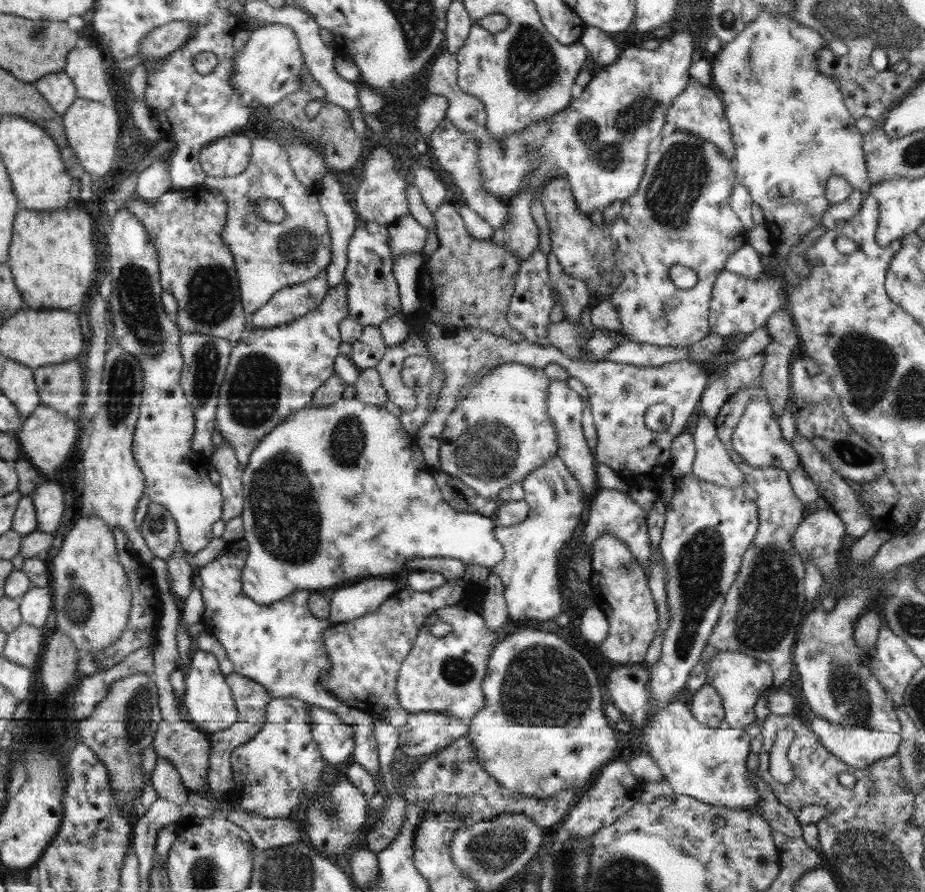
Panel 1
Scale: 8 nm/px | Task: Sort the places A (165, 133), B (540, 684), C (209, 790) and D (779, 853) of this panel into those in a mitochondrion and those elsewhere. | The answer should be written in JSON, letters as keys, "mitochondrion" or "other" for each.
{"A":"other","B":"mitochondrion","C":"other","D":"other"}

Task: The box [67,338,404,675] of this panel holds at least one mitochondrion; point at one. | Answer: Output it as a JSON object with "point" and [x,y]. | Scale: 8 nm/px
{"point":[277,483]}

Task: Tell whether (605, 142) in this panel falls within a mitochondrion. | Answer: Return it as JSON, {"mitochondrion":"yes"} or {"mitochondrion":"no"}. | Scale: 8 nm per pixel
{"mitochondrion":"yes"}

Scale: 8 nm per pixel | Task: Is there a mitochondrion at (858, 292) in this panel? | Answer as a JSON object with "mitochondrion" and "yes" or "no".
{"mitochondrion":"no"}

